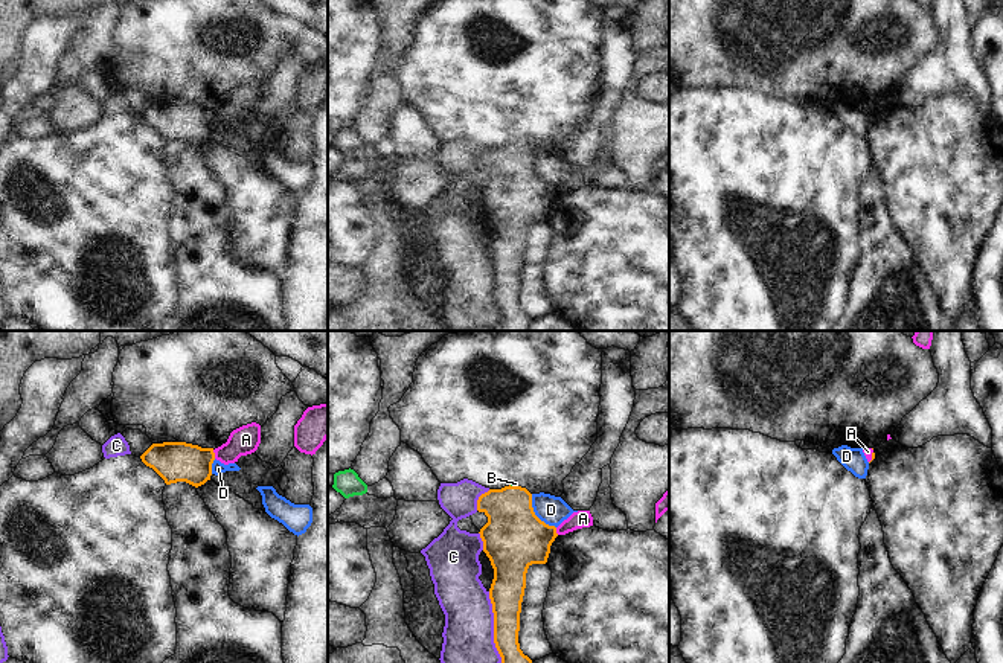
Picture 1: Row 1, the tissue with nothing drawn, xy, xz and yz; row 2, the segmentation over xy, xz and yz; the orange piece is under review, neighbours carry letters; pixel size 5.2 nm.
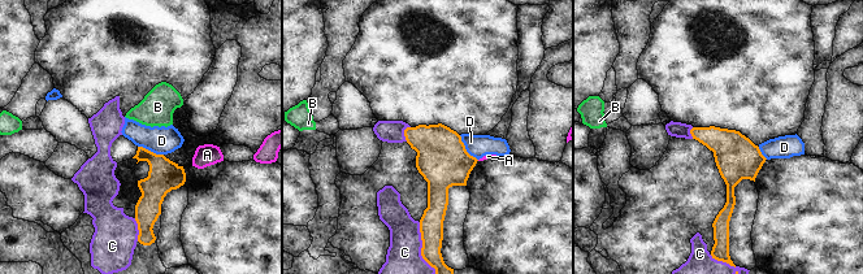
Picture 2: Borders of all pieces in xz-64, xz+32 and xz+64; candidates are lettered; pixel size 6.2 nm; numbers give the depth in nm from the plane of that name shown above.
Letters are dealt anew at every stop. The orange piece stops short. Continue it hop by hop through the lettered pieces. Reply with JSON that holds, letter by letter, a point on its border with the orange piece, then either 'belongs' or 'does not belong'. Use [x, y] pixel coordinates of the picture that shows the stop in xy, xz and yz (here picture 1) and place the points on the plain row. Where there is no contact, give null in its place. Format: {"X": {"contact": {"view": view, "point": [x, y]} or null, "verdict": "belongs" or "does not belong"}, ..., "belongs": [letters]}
{"A": {"contact": {"view": "xy", "point": [214, 113]}, "verdict": "does not belong"}, "B": {"contact": {"view": "xz", "point": [514, 145]}, "verdict": "belongs"}, "C": {"contact": {"view": "xz", "point": [494, 287]}, "verdict": "does not belong"}, "D": {"contact": {"view": "xz", "point": [534, 172]}, "verdict": "does not belong"}, "belongs": ["B"]}

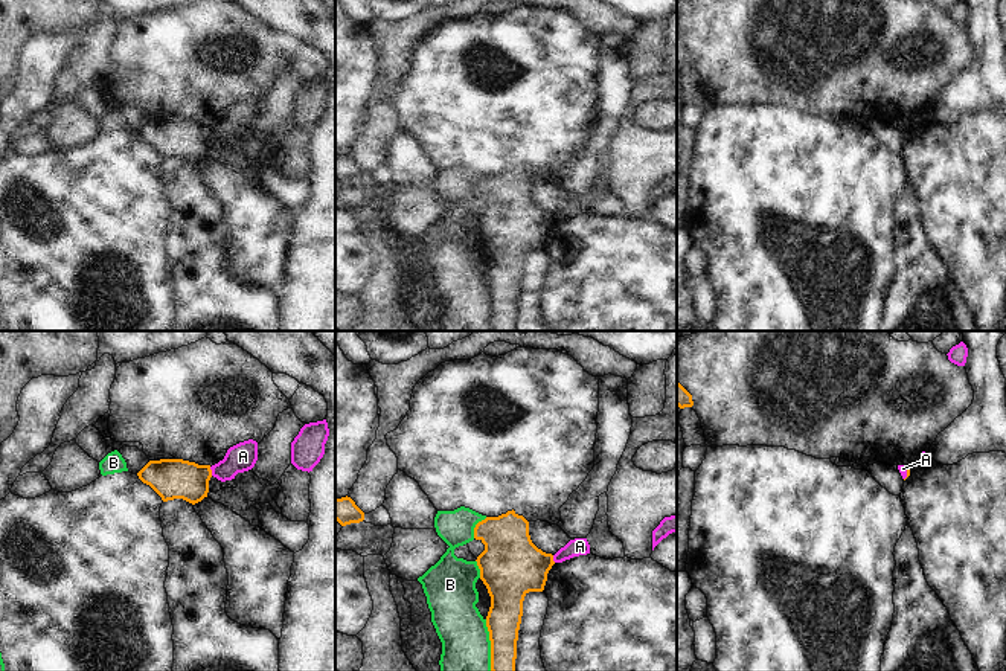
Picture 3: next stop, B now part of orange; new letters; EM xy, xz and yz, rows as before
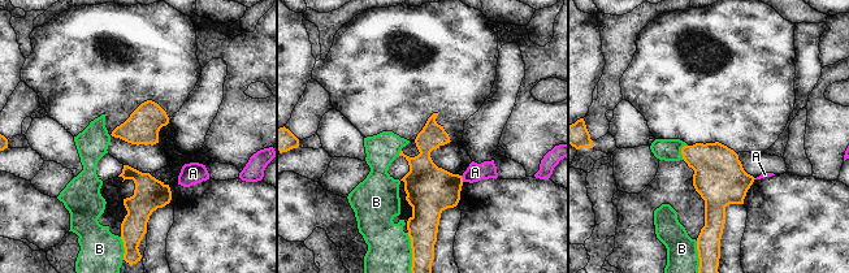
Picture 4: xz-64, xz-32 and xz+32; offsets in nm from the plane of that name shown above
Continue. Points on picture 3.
{"A": {"contact": {"view": "xy", "point": [211, 130]}, "verdict": "does not belong"}, "B": {"contact": {"view": "xz", "point": [491, 304]}, "verdict": "does not belong"}, "belongs": []}

